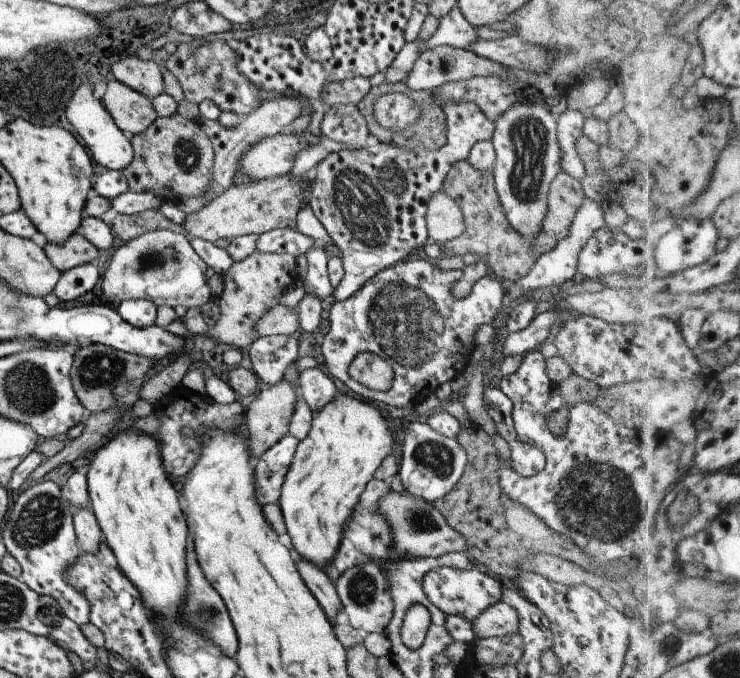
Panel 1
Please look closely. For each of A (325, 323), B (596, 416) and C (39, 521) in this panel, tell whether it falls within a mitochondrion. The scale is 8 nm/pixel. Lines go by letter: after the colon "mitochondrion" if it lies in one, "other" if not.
A: other
B: other
C: mitochondrion

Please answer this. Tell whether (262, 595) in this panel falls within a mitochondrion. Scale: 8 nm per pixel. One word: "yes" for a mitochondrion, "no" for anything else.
no

